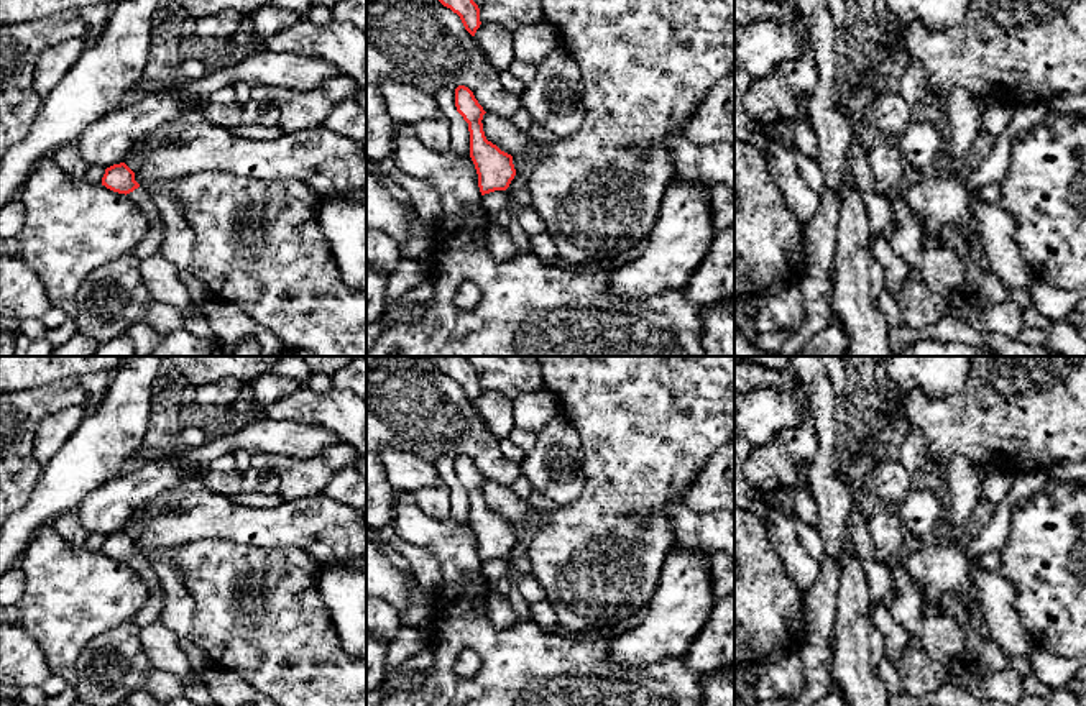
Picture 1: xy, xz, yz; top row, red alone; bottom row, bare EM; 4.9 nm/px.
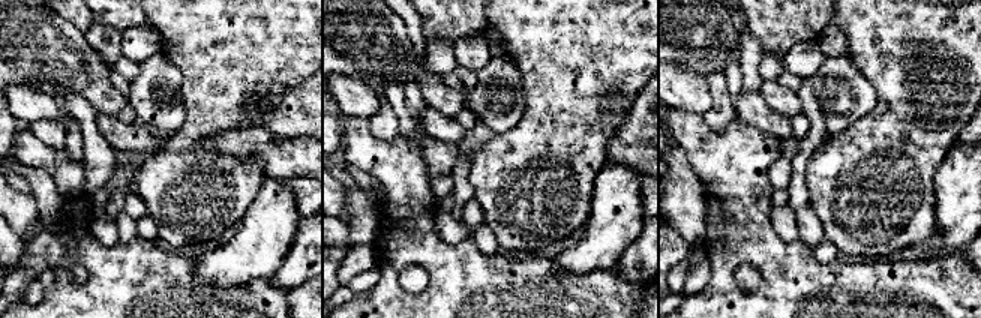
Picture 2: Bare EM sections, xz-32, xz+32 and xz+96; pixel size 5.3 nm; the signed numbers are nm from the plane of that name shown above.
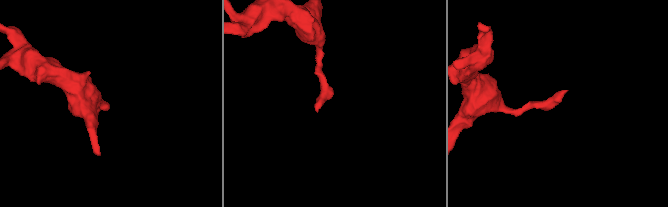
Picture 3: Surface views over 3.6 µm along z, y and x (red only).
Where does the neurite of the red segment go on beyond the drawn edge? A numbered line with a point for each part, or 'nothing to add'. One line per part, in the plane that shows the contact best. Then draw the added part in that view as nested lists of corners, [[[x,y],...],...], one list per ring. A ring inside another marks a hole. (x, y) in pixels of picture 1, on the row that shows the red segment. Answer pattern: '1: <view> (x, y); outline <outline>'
1: xy (150, 243); outline [[[138,187],[133,192],[127,194],[127,197],[141,209],[150,223],[148,233],[135,248],[135,258],[141,261],[159,250],[166,236],[166,228],[159,218],[150,189]]]

